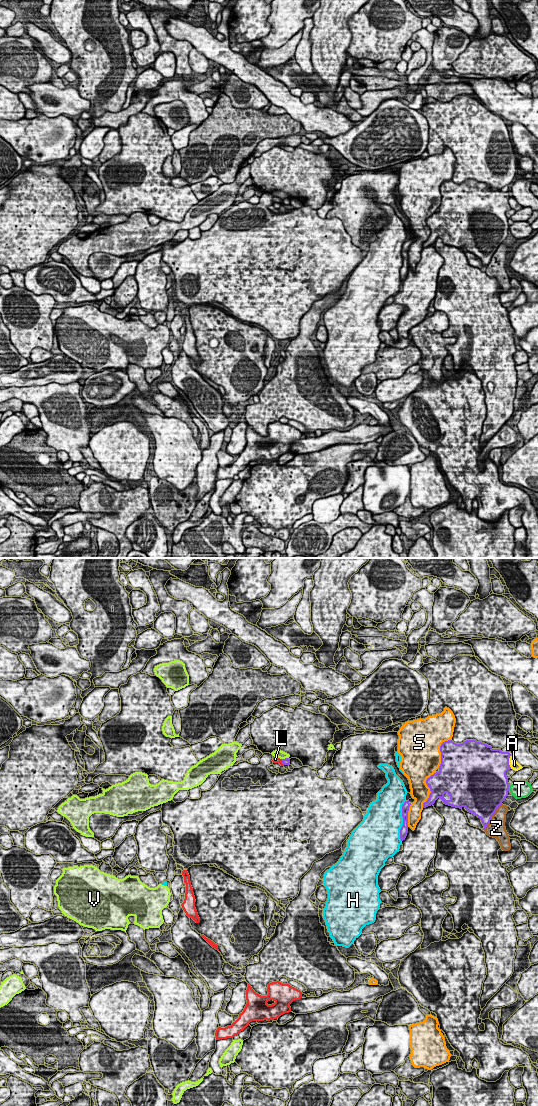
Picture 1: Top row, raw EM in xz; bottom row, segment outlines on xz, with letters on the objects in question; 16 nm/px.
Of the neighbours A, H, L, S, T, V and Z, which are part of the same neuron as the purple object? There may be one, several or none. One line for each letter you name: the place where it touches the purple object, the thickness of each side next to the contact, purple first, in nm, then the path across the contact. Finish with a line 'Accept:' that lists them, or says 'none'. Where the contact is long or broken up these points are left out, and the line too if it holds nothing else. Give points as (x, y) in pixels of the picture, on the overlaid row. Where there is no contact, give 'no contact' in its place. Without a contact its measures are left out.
Accept: none

